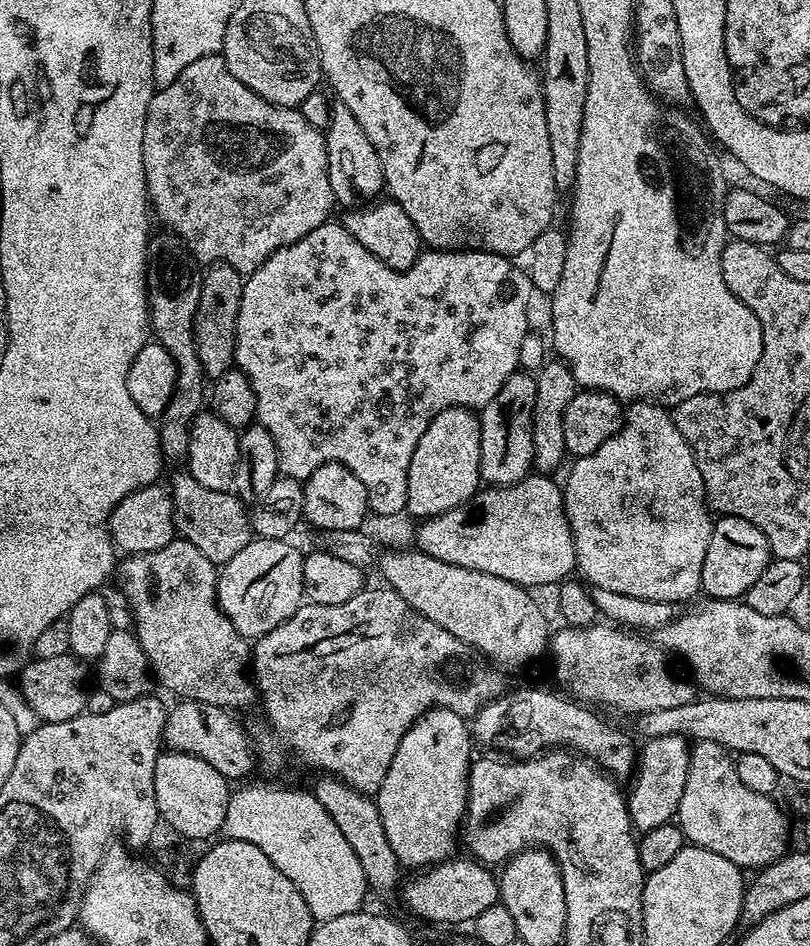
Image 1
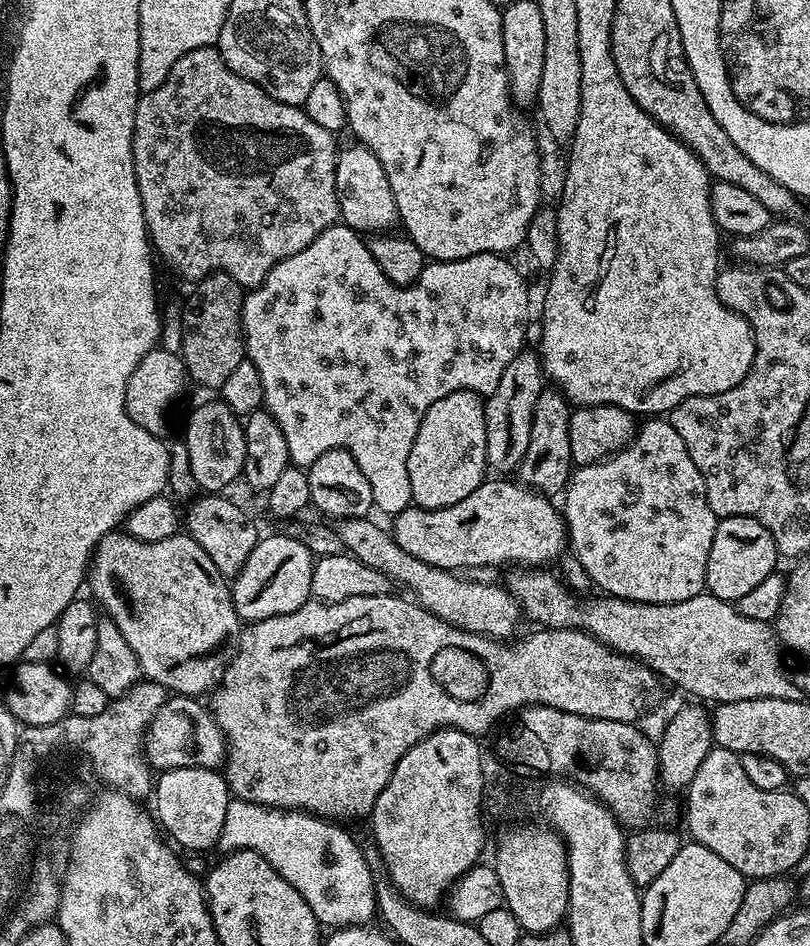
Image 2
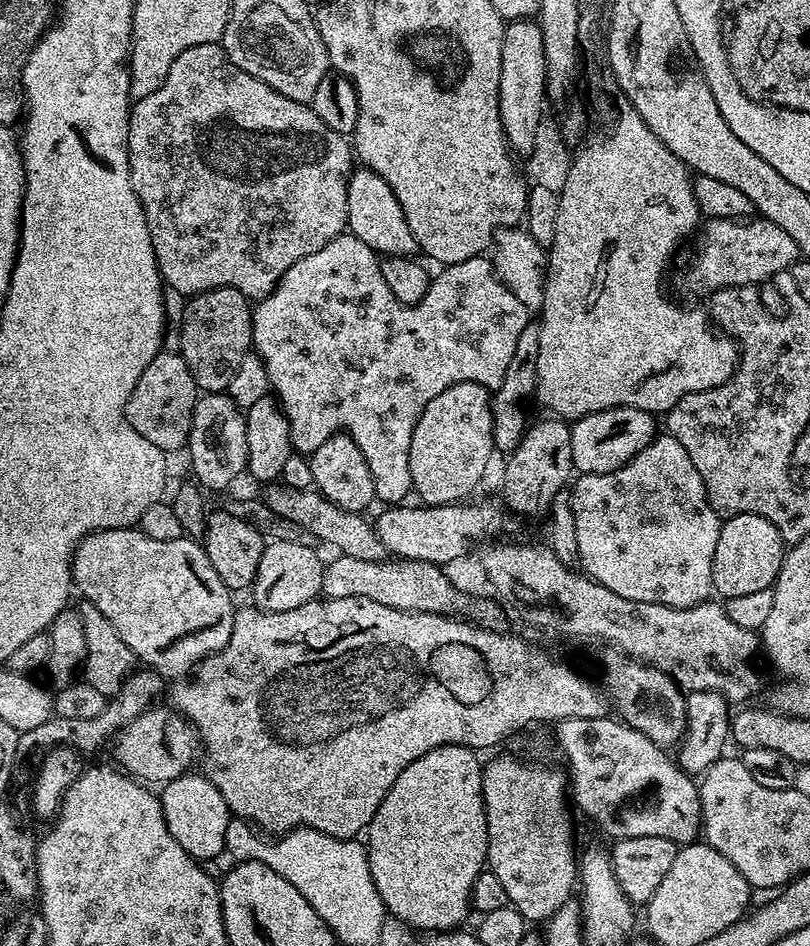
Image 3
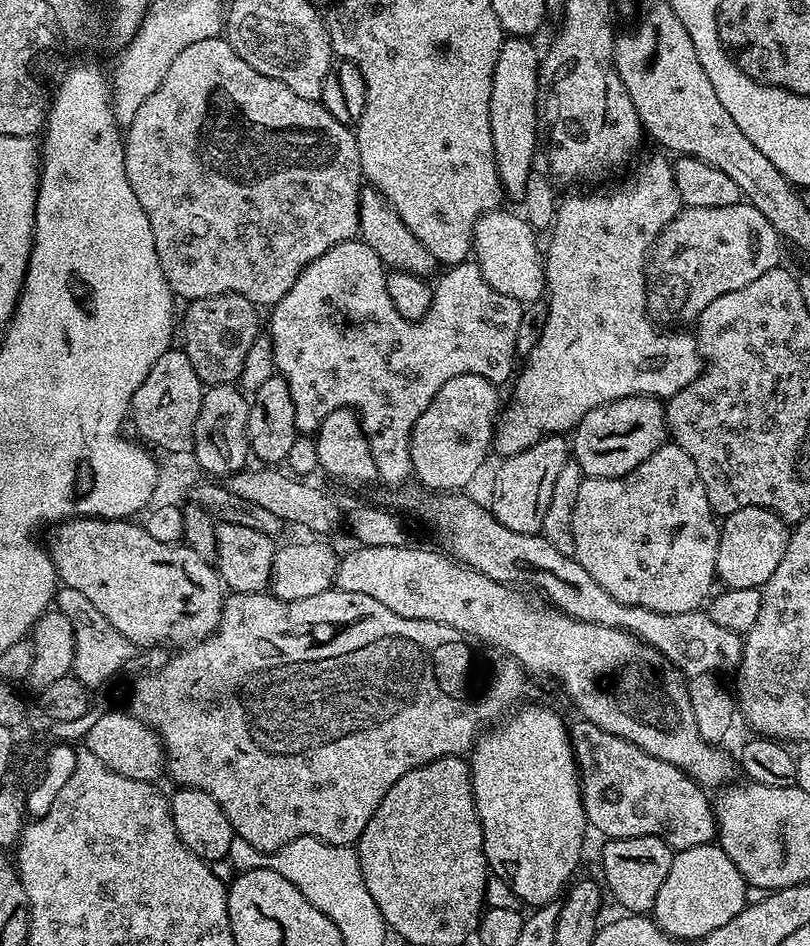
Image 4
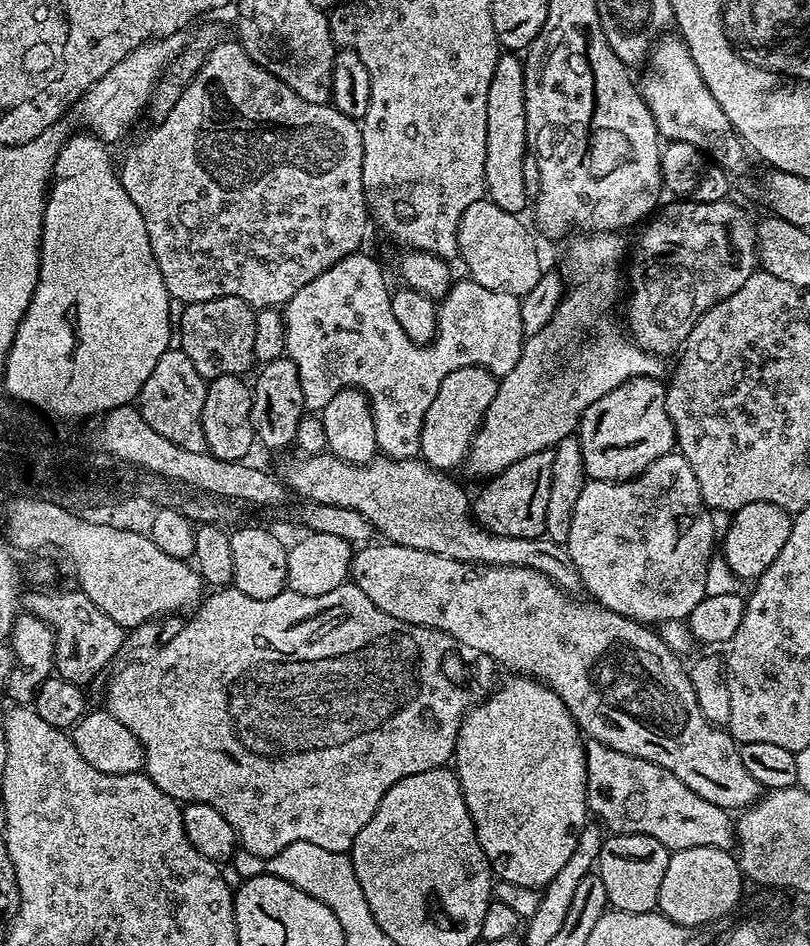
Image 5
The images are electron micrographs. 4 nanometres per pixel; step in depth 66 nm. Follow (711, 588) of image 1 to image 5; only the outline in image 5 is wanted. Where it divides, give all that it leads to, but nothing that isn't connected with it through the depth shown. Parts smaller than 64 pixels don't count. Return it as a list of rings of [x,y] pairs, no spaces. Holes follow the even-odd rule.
[[[750,502],[750,506],[731,513],[728,528],[722,533],[722,555],[730,570],[734,570],[737,581],[754,582],[778,558],[782,546],[786,546],[786,538],[790,538],[792,518],[793,513],[770,502]]]

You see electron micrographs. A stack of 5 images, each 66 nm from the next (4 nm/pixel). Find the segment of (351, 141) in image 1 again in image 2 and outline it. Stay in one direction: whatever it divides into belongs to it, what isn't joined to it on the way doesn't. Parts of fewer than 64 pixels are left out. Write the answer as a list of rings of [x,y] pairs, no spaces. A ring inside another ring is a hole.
[[[351,142],[336,153],[336,193],[340,220],[361,234],[378,234],[397,227],[400,215],[382,162],[362,143]]]

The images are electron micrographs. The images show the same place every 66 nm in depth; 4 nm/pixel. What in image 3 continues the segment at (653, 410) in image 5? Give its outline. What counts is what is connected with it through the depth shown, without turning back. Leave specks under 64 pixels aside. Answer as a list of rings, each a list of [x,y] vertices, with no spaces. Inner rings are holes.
[[[622,406],[607,408],[584,416],[571,425],[572,467],[577,473],[606,474],[621,468],[630,458],[638,455],[658,435],[657,417],[641,408]]]

